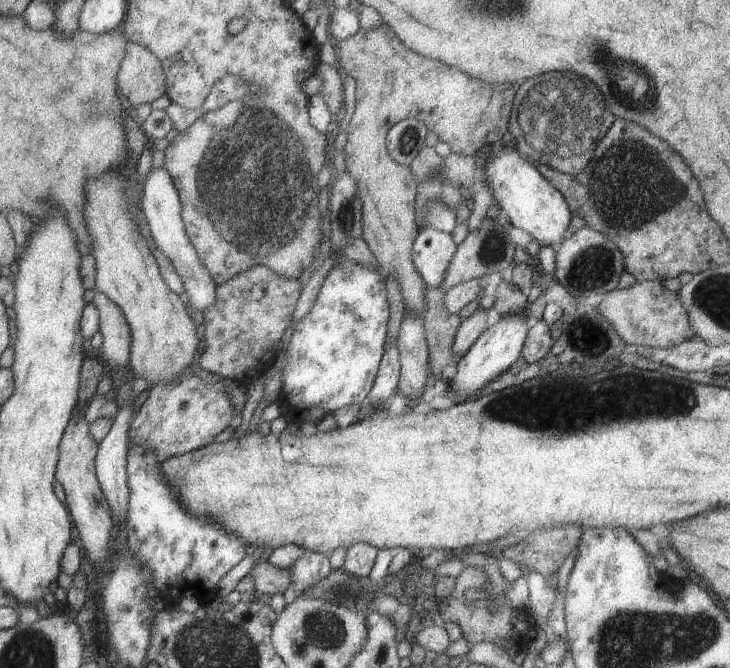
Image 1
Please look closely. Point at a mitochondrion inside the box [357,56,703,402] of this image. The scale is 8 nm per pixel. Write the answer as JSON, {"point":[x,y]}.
{"point":[557,119]}

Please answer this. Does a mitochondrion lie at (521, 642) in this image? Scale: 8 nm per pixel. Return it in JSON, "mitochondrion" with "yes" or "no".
{"mitochondrion":"no"}

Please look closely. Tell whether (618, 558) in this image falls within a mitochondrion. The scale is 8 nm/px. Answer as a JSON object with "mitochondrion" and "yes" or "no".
{"mitochondrion":"no"}

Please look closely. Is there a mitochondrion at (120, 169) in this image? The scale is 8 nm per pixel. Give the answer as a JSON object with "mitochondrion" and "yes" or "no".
{"mitochondrion":"no"}

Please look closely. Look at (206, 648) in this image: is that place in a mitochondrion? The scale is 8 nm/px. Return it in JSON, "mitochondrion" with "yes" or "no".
{"mitochondrion":"yes"}

